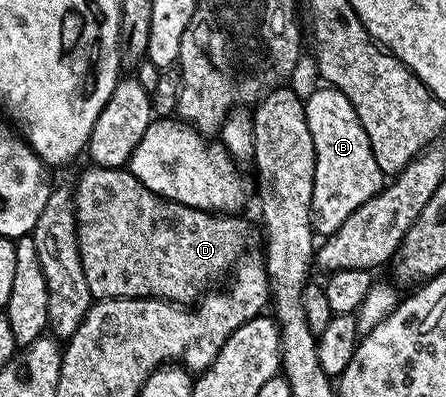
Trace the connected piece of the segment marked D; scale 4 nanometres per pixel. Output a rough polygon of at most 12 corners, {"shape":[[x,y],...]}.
{"shape":[[129,169],[73,188],[95,300],[190,305],[243,258],[242,217]]}

